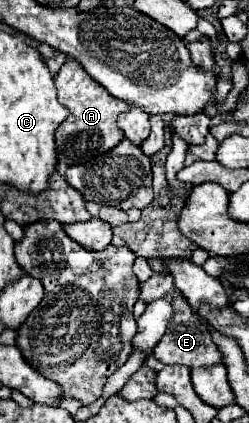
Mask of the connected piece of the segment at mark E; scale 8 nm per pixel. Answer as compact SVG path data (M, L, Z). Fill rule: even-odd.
M175 289L169 291L171 297L175 297L175 315L165 331L165 335L161 337L161 341L157 343L157 347L153 349L155 359L159 359L165 365L175 365L175 363L183 363L187 367L209 367L215 363L221 363L221 353L217 351L215 343L211 341L209 331L205 329L205 325L201 323L201 319L193 313L193 309L189 307L189 303L185 301L185 297Z

